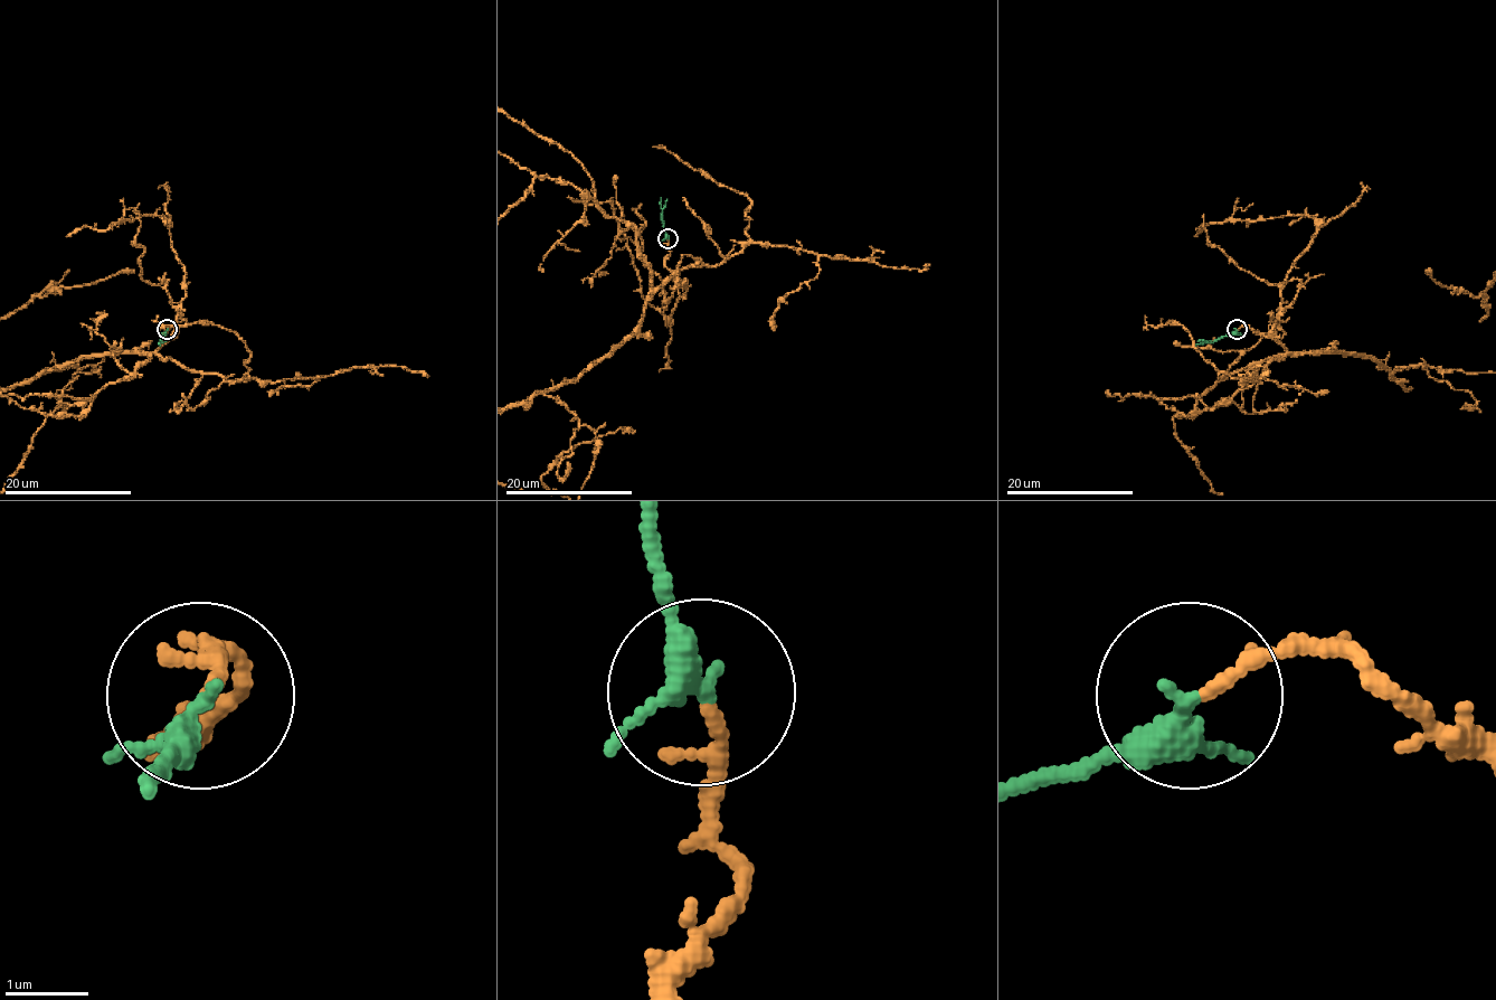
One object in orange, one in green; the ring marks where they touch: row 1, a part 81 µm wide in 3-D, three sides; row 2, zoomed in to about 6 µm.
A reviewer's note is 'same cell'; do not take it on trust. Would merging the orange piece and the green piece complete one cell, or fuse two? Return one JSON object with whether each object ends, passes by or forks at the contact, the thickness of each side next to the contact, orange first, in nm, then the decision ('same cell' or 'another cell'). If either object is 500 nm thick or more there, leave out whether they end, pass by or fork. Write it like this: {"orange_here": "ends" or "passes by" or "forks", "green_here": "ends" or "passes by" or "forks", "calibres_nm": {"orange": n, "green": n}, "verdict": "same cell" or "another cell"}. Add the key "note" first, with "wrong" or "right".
{"note": "right", "orange_here": "passes by", "green_here": "passes by", "calibres_nm": {"orange": 130, "green": 240}, "verdict": "same cell"}

